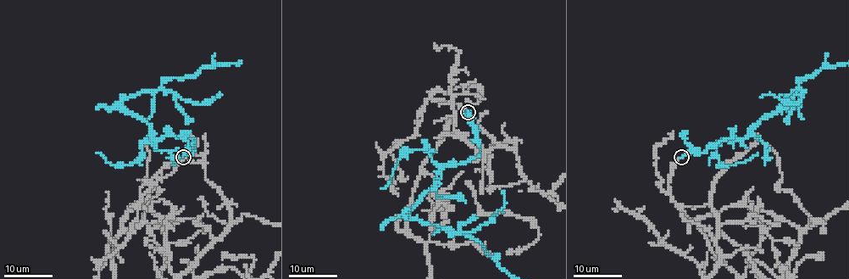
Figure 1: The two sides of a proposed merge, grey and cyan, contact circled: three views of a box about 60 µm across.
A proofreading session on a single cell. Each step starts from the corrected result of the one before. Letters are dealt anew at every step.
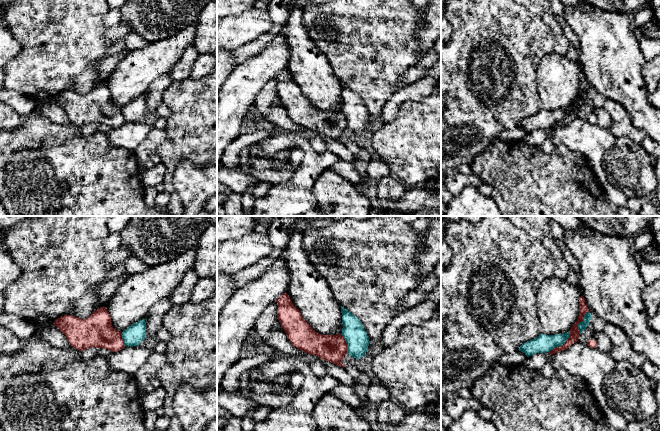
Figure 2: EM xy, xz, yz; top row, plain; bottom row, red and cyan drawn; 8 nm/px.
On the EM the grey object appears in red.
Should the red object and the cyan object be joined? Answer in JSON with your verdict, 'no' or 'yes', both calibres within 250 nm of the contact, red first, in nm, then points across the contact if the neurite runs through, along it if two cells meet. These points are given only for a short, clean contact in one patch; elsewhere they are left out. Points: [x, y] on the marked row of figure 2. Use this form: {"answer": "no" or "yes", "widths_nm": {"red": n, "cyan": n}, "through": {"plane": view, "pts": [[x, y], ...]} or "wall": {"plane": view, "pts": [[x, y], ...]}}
{"answer": "no", "widths_nm": {"red": 80, "cyan": 150}, "wall": {"plane": "yz", "pts": [[570, 330], [570, 336], [562, 344], [554, 347], [549, 352]]}}

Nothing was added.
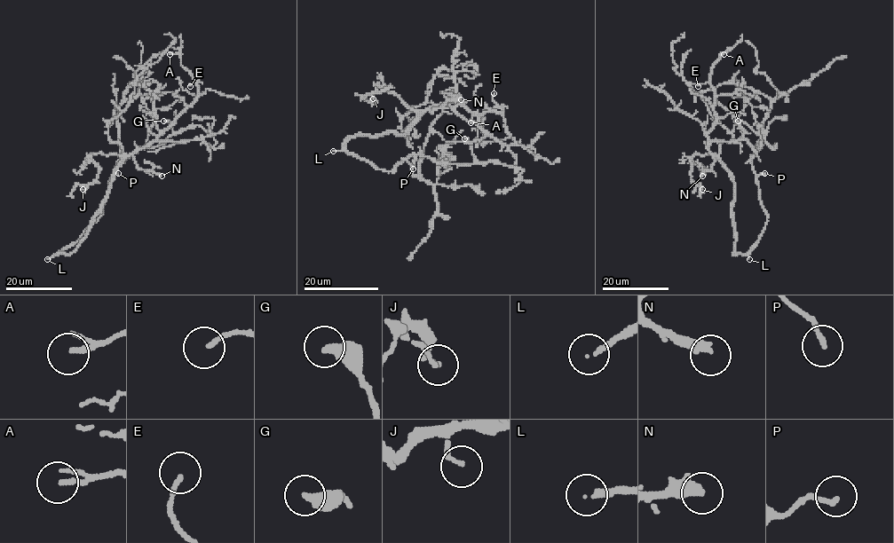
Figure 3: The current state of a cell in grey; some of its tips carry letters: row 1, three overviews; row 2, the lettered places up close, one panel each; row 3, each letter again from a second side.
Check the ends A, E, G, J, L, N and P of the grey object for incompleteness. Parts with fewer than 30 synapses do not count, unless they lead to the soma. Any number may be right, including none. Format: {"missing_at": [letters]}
{"missing_at": ["L", "N"]}

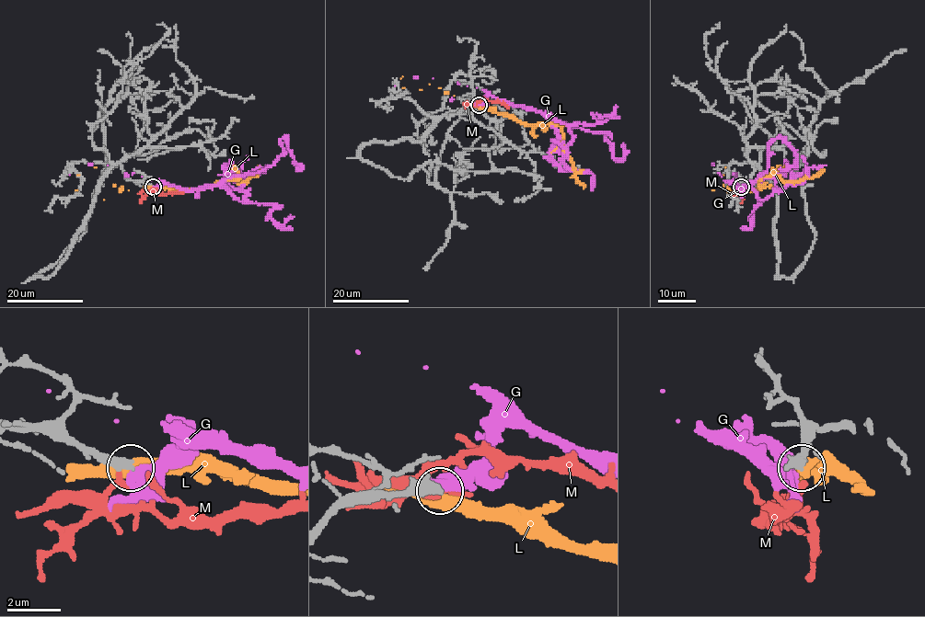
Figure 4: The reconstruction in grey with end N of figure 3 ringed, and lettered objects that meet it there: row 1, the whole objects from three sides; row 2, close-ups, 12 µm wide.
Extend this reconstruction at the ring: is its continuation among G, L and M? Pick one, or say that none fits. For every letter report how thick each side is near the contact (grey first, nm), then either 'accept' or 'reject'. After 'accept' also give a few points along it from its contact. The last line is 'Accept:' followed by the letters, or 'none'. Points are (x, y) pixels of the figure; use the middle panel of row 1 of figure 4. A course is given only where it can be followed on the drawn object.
G: 320/340 nm | reject
L: 550/460 nm | reject
M: 500/170 nm | reject
Accept: none

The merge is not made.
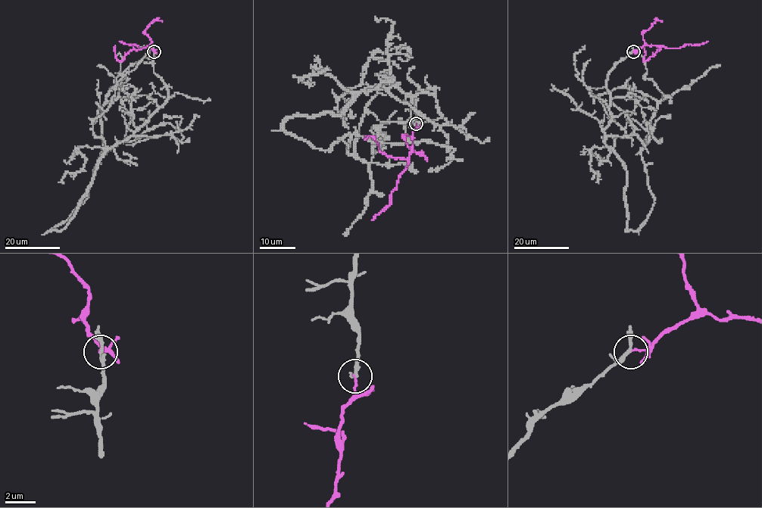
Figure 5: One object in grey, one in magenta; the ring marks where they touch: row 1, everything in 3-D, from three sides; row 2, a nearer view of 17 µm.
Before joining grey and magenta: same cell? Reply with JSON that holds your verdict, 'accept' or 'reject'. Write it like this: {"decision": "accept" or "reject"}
{"decision": "reject"}

